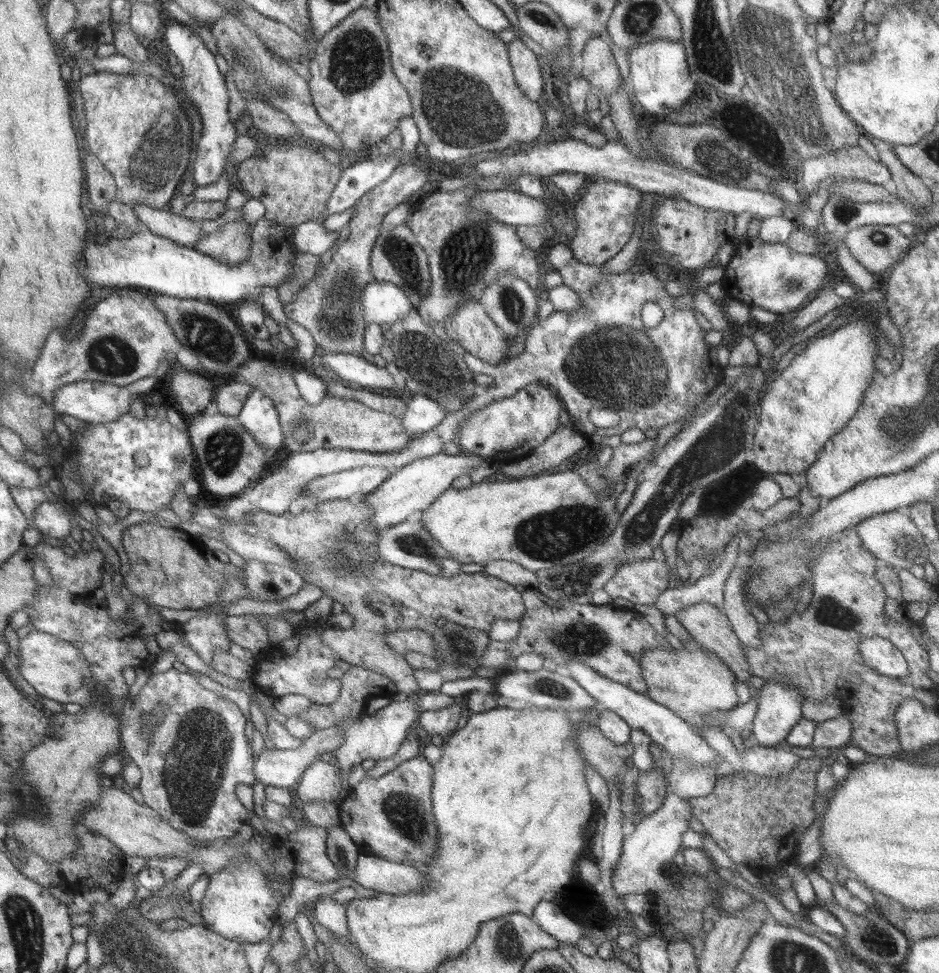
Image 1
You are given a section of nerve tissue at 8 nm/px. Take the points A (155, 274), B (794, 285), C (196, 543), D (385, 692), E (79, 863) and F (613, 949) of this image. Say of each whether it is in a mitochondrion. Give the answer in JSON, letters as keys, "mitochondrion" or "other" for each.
{"A":"other","B":"mitochondrion","C":"other","D":"other","E":"other","F":"other"}

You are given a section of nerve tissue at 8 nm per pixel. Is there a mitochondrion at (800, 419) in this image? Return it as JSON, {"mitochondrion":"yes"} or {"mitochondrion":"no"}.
{"mitochondrion":"no"}

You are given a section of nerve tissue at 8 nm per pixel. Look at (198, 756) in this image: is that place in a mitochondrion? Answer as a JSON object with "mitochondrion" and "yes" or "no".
{"mitochondrion":"yes"}

